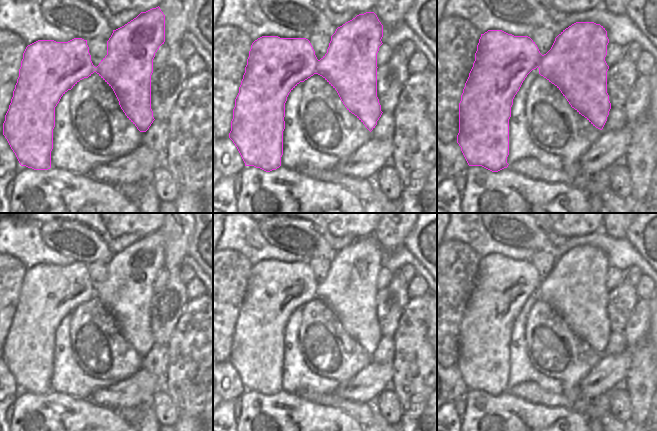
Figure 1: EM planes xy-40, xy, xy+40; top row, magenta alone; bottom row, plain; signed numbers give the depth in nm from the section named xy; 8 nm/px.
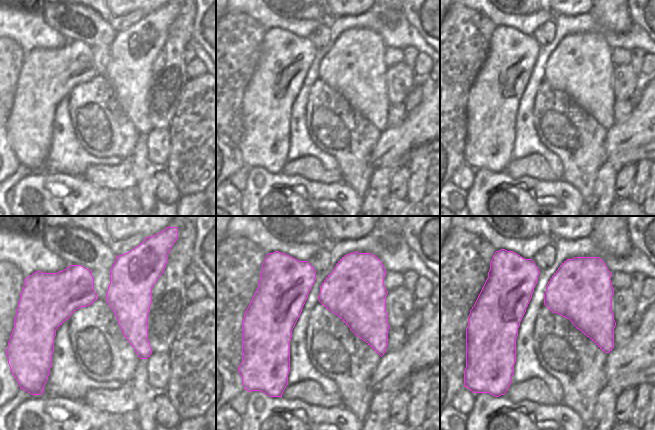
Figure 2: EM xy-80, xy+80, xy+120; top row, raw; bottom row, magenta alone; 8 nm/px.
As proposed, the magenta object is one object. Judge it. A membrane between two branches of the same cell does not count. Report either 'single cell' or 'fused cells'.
single cell

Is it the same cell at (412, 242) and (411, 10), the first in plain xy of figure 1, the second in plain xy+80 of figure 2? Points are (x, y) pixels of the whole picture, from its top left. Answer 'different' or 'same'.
same

